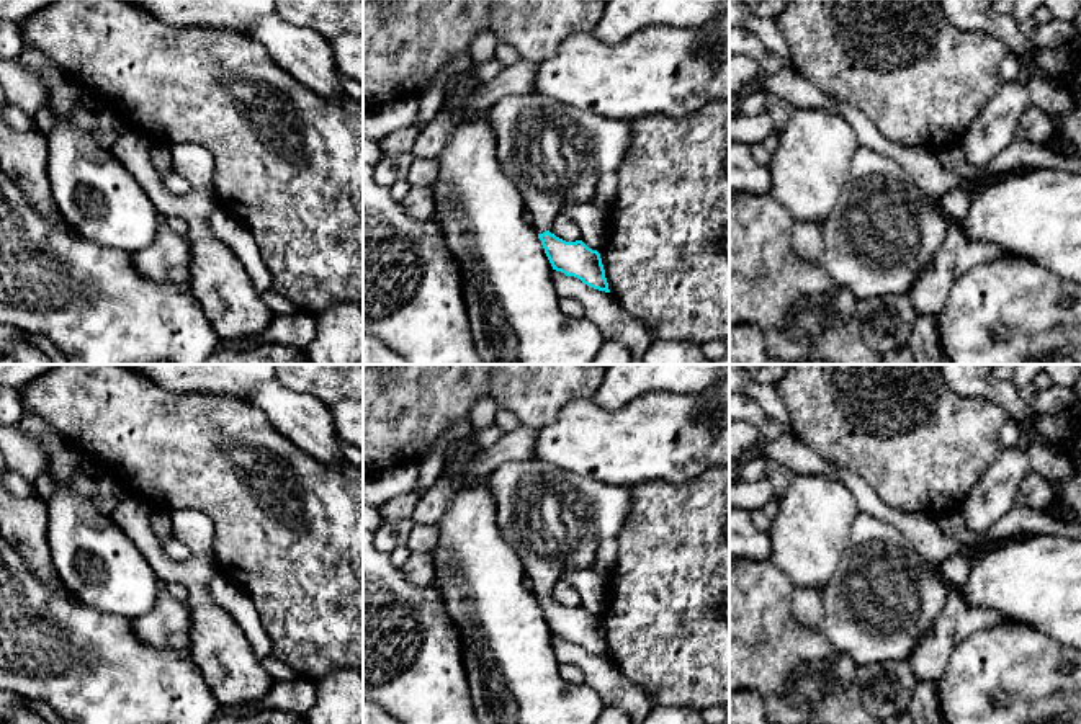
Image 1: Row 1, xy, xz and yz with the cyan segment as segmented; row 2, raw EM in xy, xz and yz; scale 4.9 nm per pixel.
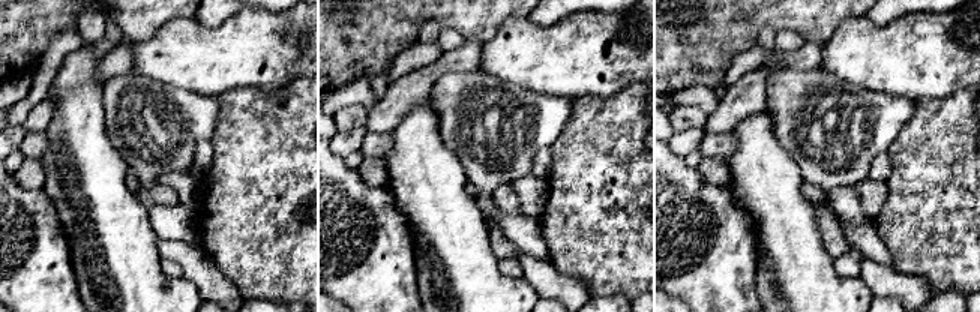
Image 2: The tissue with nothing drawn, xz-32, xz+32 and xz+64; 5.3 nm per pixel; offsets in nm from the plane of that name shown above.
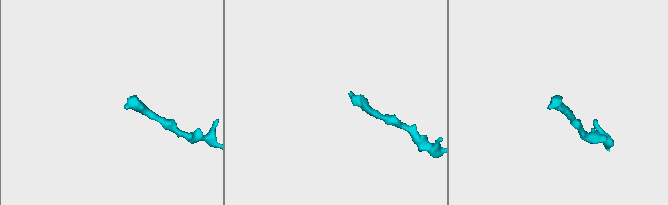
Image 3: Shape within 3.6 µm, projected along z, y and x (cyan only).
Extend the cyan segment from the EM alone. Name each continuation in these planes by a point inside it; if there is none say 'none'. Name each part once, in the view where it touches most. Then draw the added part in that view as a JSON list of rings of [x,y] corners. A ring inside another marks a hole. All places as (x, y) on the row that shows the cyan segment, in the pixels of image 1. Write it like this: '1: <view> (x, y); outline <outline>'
1: xz (555, 154); outline [[[535,92],[500,98],[487,109],[487,118],[497,142],[497,162],[518,188],[523,206],[533,217],[536,234],[549,230],[551,224],[561,217],[564,208],[592,203],[600,175],[603,172],[617,172],[631,139],[628,121],[599,118],[543,98]]]

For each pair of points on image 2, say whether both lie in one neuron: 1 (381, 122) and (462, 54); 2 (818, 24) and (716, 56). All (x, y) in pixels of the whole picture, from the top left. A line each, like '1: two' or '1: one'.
1: one
2: one

